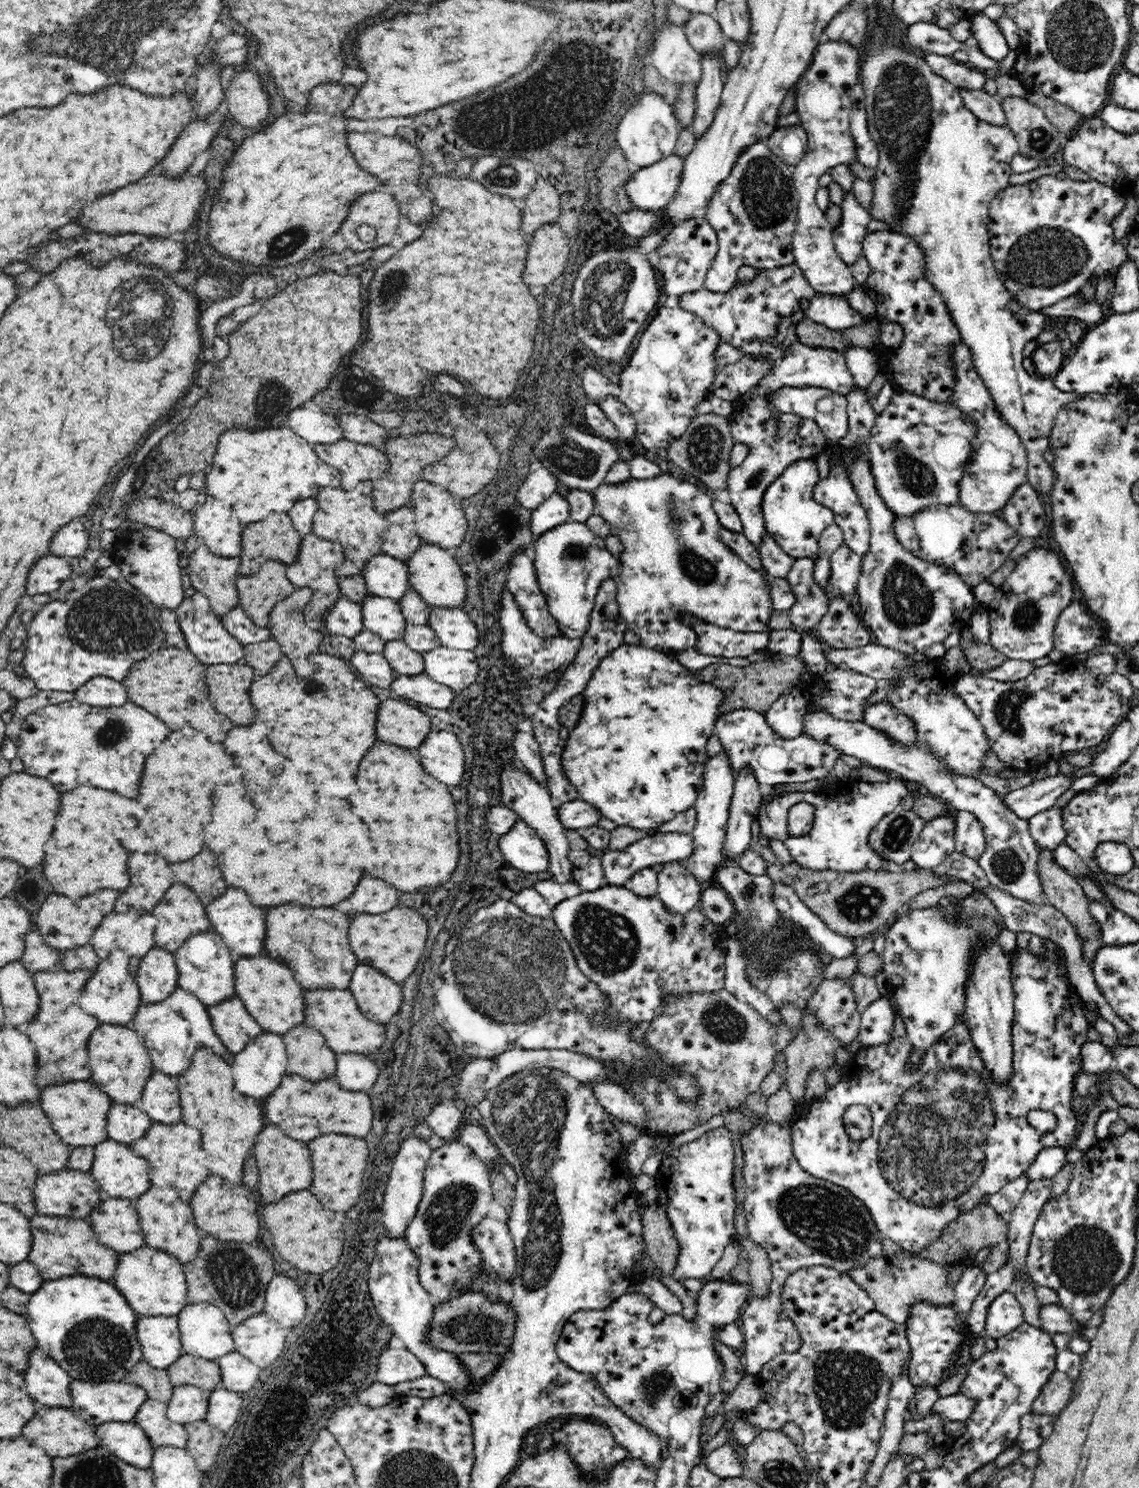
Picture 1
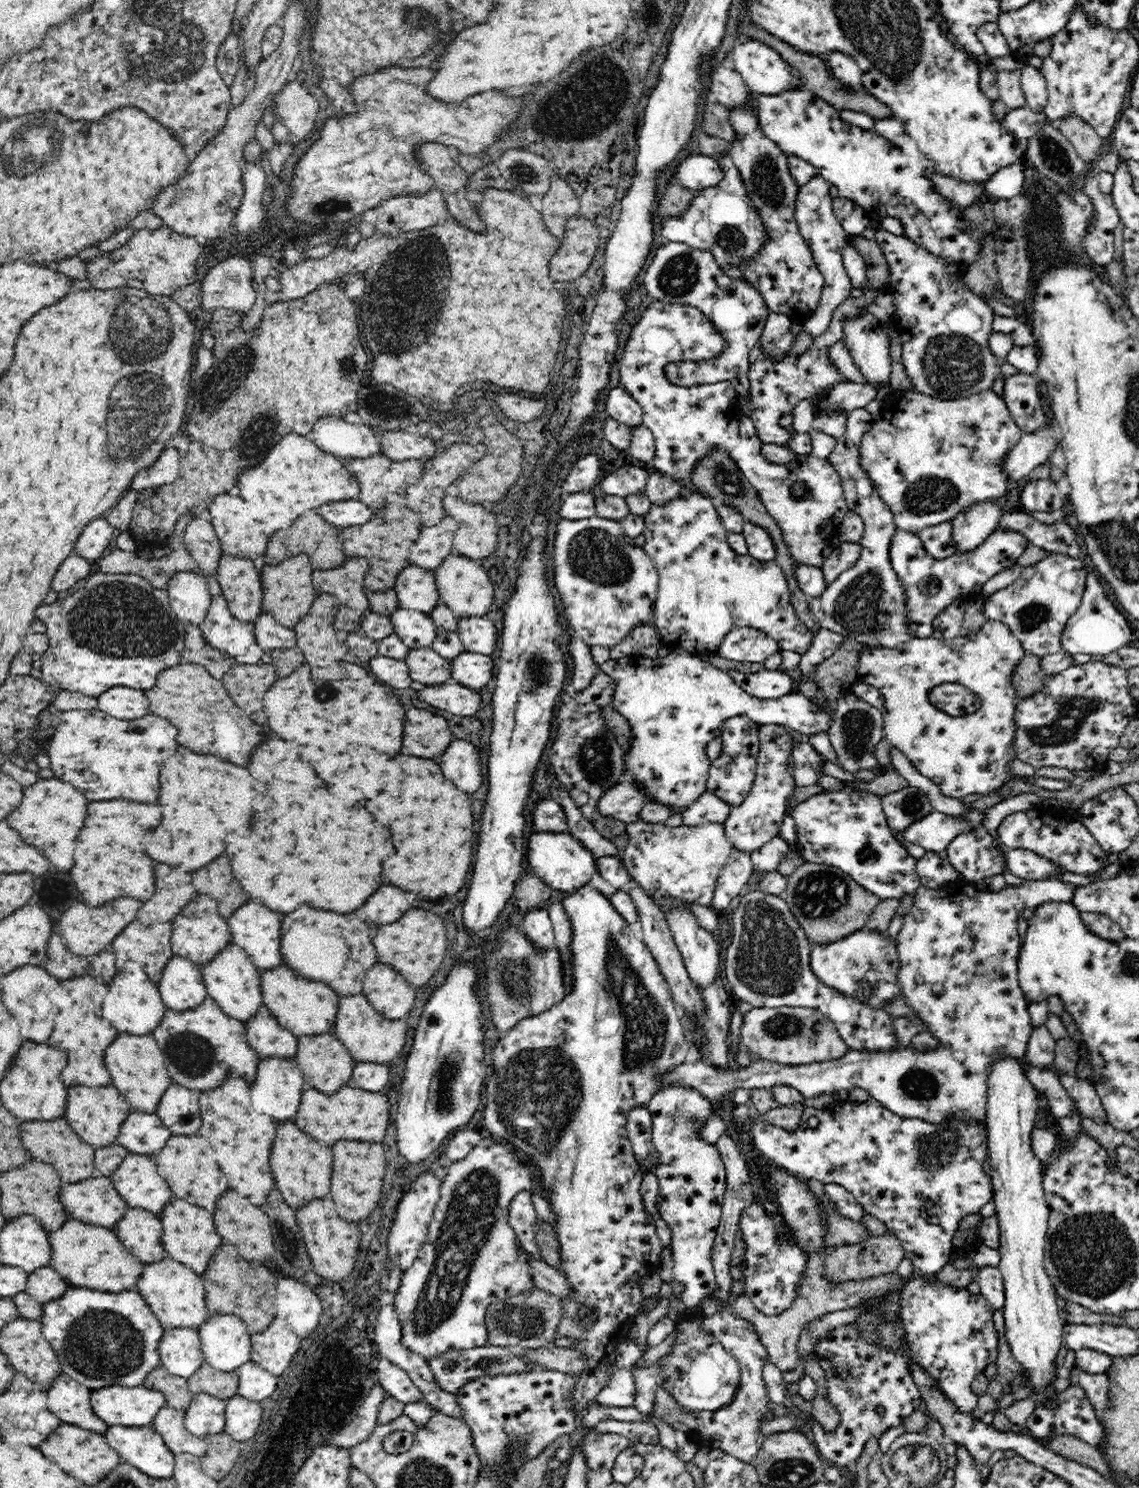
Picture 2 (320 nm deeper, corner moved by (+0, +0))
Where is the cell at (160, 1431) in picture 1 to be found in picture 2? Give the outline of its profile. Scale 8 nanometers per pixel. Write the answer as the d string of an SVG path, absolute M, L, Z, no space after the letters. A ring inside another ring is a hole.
M162 1406L150 1426L162 1435L166 1446L175 1454L190 1453L202 1457L206 1454L208 1444L198 1435L192 1434L184 1424L185 1411Z

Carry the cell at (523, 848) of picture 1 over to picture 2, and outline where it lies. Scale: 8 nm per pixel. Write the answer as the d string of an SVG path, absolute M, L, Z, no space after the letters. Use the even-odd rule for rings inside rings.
M568 832L532 833L526 844L525 856L538 878L541 878L548 886L561 890L565 894L574 891L576 887L586 882L590 882L592 876L598 872L596 856Z

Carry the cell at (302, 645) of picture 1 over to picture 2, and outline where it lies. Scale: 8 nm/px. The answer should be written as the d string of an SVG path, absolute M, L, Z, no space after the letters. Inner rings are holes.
M318 593L308 614L296 626L296 646L310 666L328 666L350 658L349 647L336 637L334 615L337 600L334 595Z

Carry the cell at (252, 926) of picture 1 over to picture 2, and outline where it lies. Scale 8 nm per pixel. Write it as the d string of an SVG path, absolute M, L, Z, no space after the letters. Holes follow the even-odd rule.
M248 902L238 907L238 910L234 910L234 914L231 914L226 922L230 929L231 942L242 948L243 952L250 957L250 961L260 970L266 971L283 965L278 934L280 920L282 916L278 912L272 912L266 906L256 904L256 902Z

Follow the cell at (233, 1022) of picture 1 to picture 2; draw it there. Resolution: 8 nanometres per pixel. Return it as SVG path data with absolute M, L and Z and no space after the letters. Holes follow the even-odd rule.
M263 1005L256 1011L244 1027L246 1042L259 1054L260 1060L271 1057L295 1058L299 1038L279 1026L266 1006Z

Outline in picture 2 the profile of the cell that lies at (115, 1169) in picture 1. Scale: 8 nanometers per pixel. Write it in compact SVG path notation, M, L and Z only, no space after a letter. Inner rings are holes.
M129 1152L110 1177L119 1196L132 1209L138 1206L158 1214L172 1198L166 1180L158 1174L149 1155Z

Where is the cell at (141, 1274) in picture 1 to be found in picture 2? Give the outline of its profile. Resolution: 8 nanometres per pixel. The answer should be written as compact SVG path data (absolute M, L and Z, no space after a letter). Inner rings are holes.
M170 1256L158 1262L145 1264L136 1286L138 1288L135 1290L144 1297L146 1304L150 1305L151 1312L158 1317L164 1329L174 1327L197 1329L210 1315L206 1308L206 1290L201 1275Z

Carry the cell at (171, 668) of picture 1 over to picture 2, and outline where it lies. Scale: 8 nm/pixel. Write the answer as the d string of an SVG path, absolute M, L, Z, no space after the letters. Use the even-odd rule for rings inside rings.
M182 662L158 672L155 684L144 690L150 713L166 717L182 730L178 742L200 754L214 754L248 766L254 748L270 736L270 728L256 724L232 700L220 680L196 662ZM182 738L182 740L180 740Z

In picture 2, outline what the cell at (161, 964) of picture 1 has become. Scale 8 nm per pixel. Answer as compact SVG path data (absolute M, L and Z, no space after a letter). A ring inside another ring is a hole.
M178 955L168 960L157 987L163 1005L174 1011L194 1009L208 996L199 964Z

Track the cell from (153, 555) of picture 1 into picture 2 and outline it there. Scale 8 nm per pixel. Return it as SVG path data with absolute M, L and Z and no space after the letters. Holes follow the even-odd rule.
M180 571L168 583L166 594L170 610L184 624L198 625L206 615L211 595L205 577L192 571Z

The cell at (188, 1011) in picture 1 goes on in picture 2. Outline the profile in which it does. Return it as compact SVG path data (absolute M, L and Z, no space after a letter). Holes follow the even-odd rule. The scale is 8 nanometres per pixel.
M207 996L202 1004L188 1011L167 1010L162 1023L152 1031L152 1036L162 1049L165 1066L171 1080L190 1090L210 1090L223 1082L230 1072L236 1077L254 1082L259 1066L259 1054L250 1048L241 1021L226 1015Z

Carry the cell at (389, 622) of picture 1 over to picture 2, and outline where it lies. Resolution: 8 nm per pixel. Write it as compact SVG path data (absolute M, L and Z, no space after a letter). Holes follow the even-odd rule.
M414 609L394 610L394 614L390 614L390 624L395 636L400 637L409 650L432 647L440 630L430 619L429 613Z

